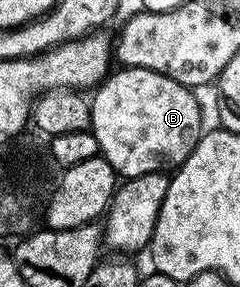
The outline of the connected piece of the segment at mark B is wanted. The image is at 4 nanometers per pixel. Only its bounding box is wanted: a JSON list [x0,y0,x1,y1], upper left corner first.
[89,66,203,178]

